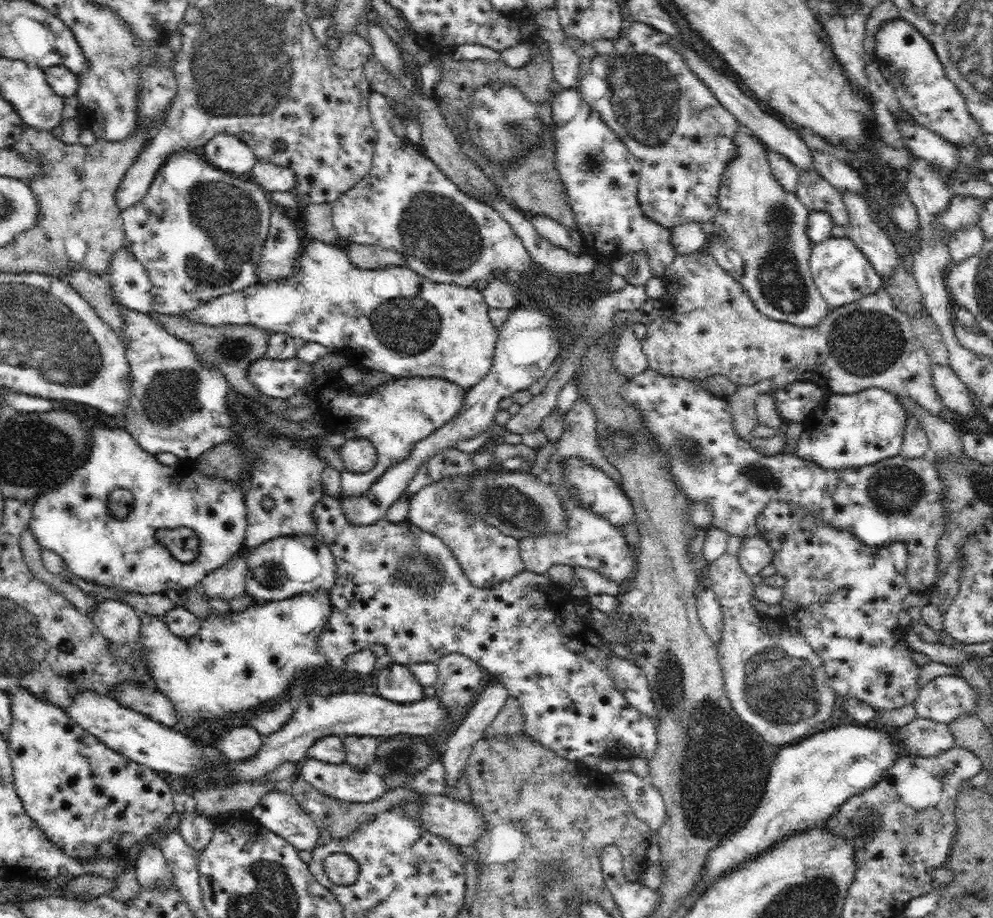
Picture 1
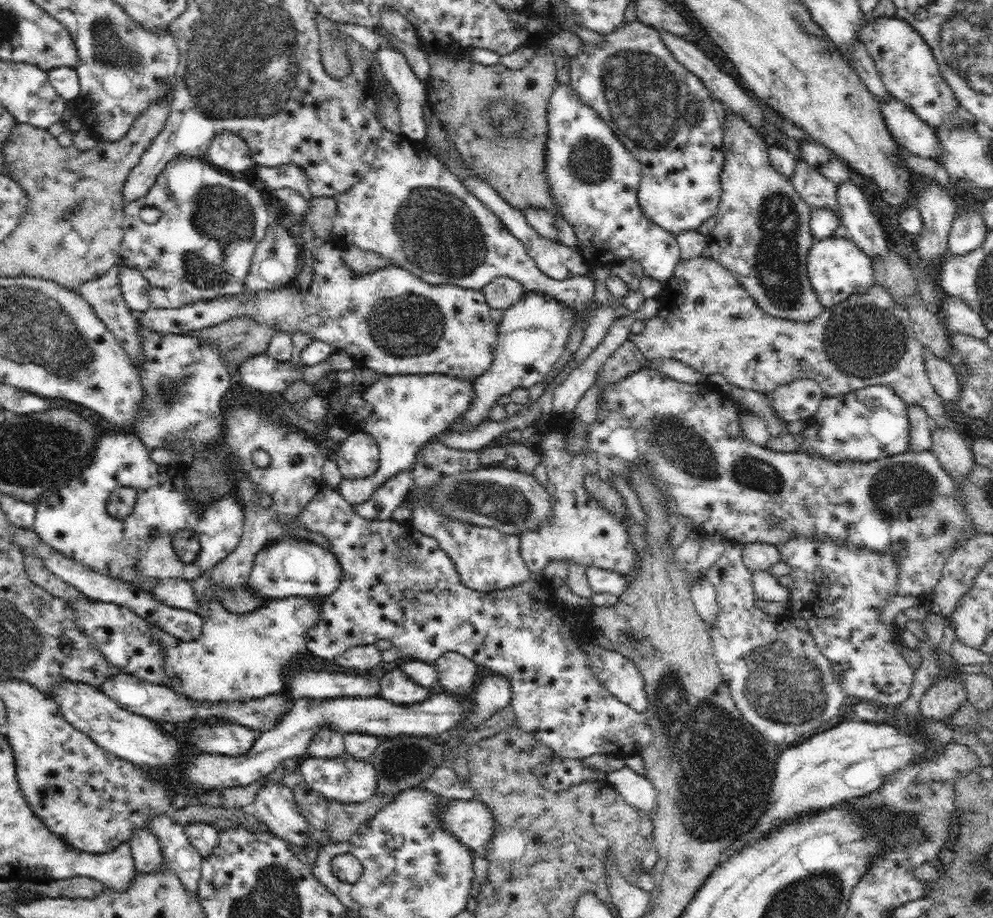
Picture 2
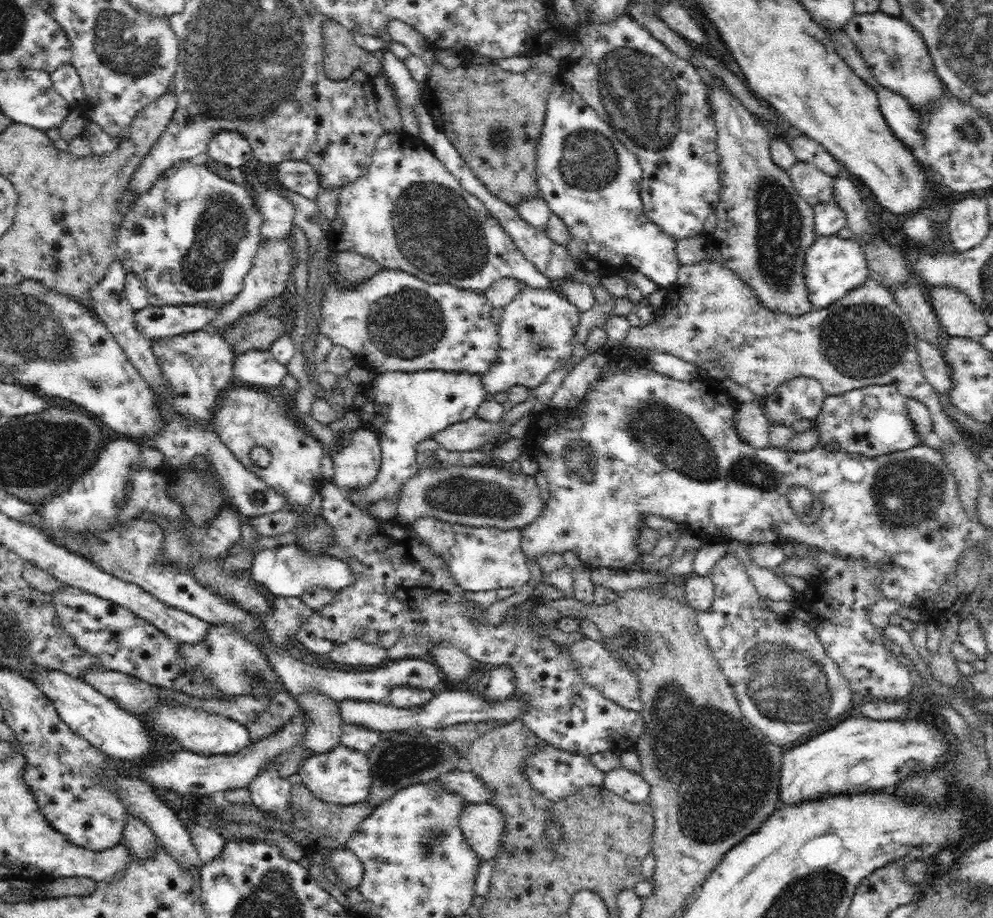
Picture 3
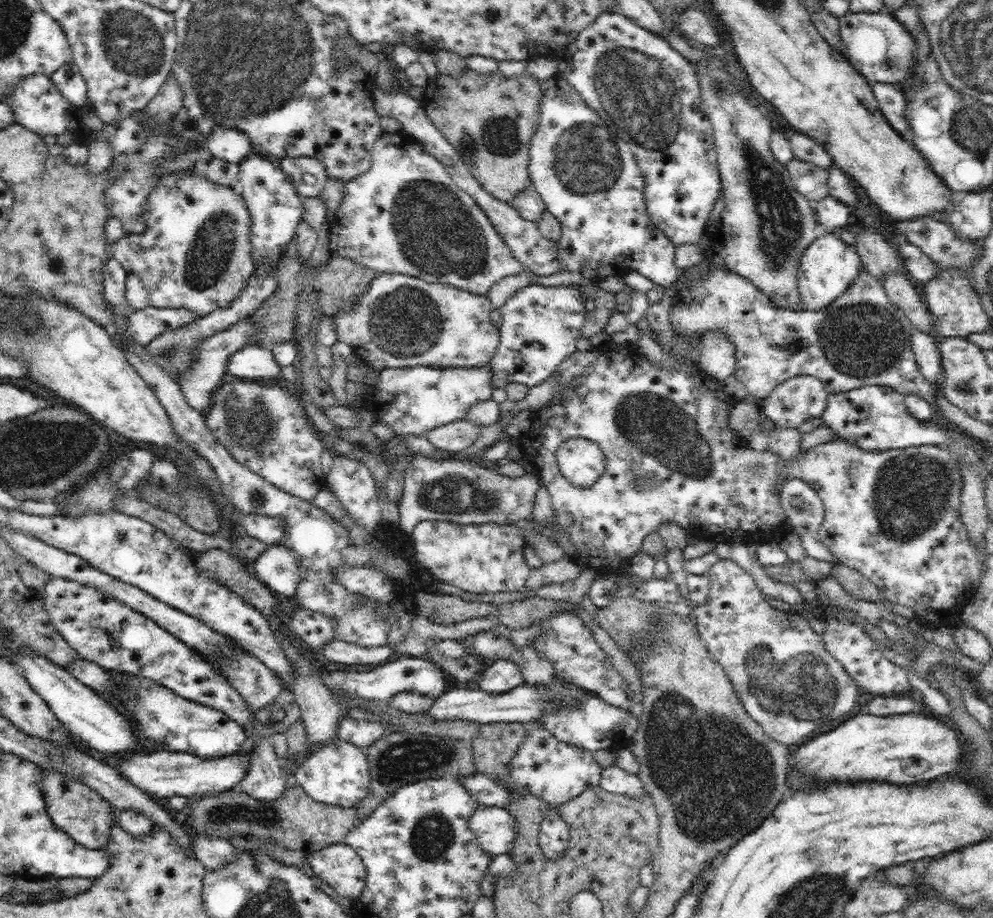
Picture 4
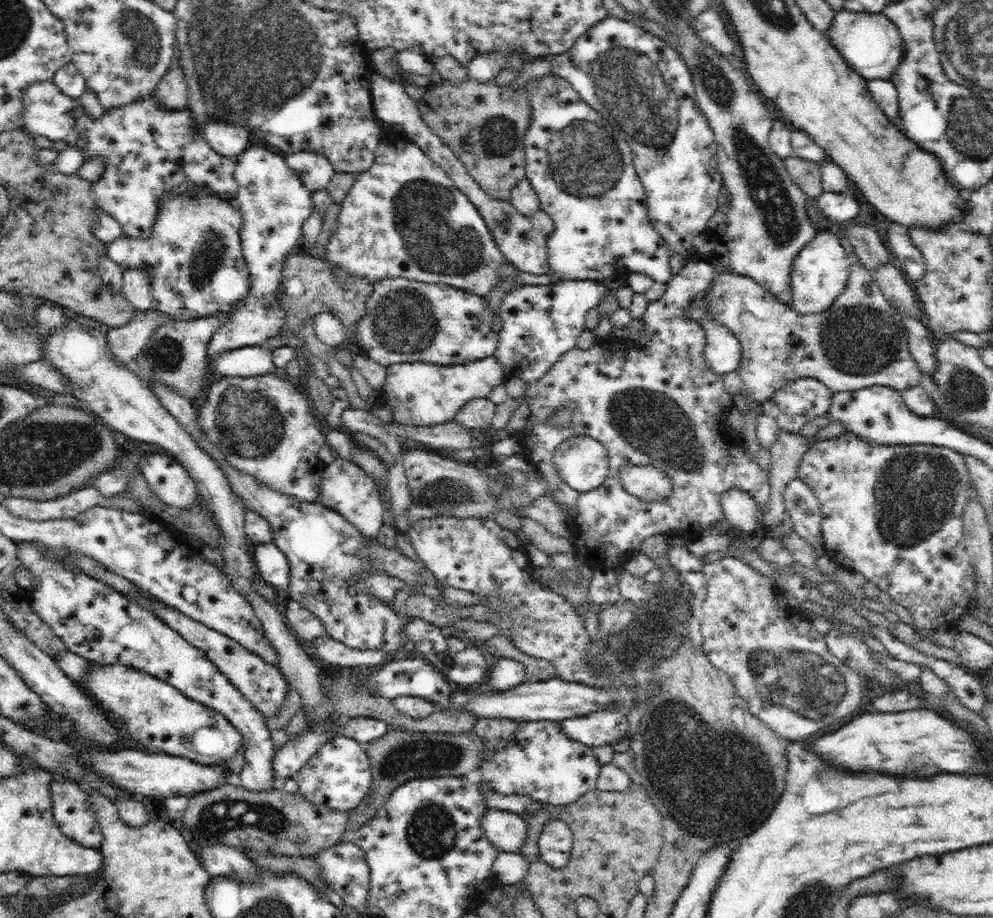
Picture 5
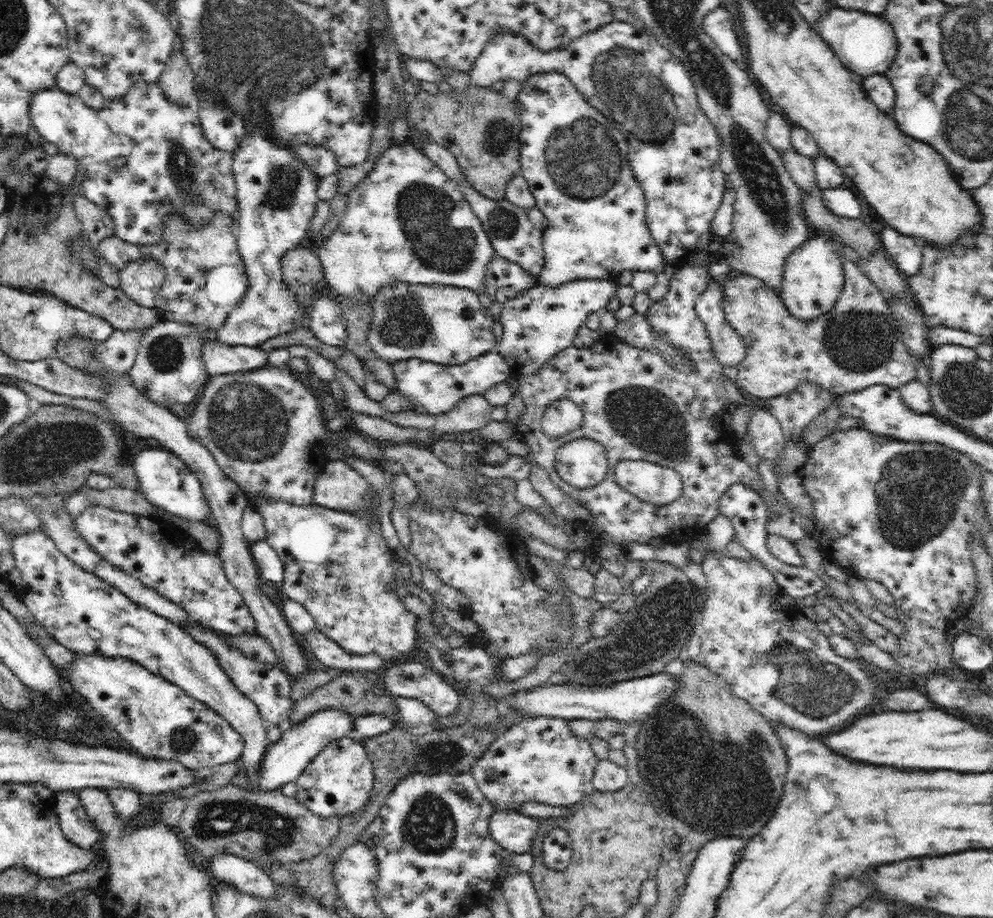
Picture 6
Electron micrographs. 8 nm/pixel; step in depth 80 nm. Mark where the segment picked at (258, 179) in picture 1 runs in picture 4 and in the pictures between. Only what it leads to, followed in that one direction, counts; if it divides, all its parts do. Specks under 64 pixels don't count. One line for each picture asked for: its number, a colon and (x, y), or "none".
2: (289, 175)
3: (299, 176)
4: (308, 174)

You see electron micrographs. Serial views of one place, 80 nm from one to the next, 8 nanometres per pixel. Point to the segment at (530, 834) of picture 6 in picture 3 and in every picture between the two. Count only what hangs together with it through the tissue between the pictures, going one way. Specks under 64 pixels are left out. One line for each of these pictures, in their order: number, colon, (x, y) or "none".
3: (482, 824)
4: (495, 829)
5: (507, 831)

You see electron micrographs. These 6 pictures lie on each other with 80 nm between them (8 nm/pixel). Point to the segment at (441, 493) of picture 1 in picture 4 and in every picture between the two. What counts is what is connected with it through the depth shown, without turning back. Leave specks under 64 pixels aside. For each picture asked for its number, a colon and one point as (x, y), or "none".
2: (486, 559)
3: (478, 558)
4: (488, 558)

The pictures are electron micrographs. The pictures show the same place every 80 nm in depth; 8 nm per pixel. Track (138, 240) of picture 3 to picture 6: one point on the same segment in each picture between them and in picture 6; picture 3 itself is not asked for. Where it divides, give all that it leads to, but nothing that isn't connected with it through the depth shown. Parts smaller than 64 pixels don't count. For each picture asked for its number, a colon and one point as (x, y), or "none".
4: (195, 253)
5: (195, 257)
6: (205, 279)

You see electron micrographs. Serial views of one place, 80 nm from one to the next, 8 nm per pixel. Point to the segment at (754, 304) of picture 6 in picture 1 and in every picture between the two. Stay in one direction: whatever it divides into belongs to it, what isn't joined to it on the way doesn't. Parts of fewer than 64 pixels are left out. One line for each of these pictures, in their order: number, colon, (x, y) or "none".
1: (709, 325)
2: (707, 320)
3: (710, 317)
4: (861, 339)
5: (859, 341)

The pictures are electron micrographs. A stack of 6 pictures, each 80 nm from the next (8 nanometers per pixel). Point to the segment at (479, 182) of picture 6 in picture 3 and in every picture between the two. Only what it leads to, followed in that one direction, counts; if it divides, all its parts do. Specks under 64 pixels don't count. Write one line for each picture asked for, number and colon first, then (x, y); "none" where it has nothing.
3: (494, 118)
4: (489, 119)
5: (485, 125)

